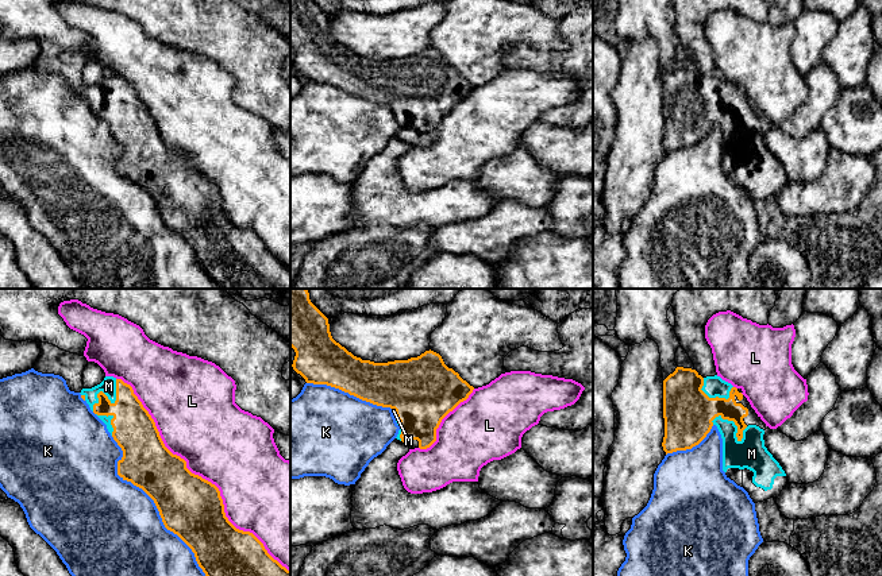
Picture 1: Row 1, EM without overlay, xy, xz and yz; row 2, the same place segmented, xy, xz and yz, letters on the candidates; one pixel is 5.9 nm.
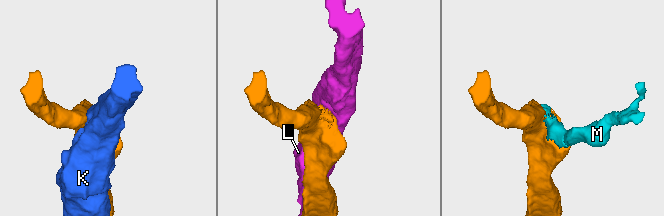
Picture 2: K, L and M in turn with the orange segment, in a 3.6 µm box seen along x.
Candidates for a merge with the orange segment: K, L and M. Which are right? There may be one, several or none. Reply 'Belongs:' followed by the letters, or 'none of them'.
Belongs: M

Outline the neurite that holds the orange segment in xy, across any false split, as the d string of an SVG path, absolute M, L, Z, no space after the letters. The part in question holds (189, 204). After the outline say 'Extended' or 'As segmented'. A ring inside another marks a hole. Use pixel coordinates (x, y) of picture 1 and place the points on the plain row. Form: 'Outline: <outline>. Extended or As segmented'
Outline: M105 74L100 82L82 86L80 92L123 148L118 173L154 198L165 225L192 247L212 281L222 289L290 289L290 268L274 258L253 231L239 228L228 219L219 186L192 171L186 159L165 144L154 117L130 82Z. Extended

